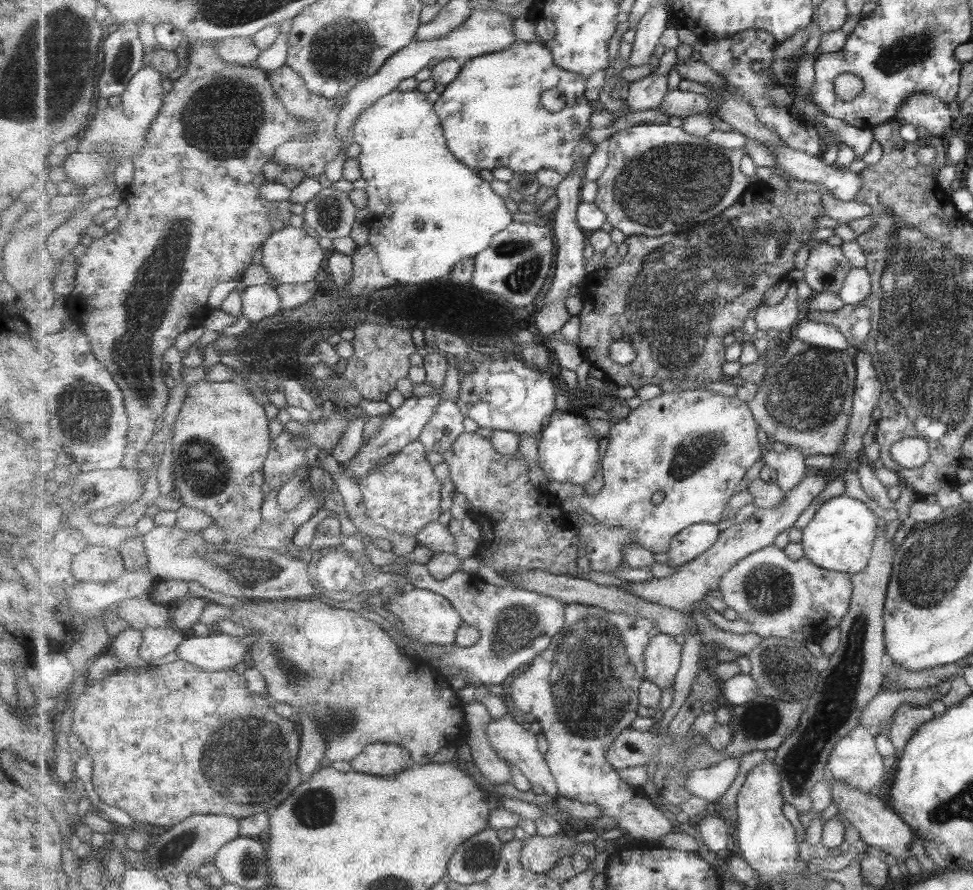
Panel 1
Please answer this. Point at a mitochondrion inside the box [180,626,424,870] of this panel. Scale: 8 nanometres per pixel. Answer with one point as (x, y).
(235, 742)

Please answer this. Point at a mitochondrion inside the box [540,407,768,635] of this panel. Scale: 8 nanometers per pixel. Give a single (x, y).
(696, 451)

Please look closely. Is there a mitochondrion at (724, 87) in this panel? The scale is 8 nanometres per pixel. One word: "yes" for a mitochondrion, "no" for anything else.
no

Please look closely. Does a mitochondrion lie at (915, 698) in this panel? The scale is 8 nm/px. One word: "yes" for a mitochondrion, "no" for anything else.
no

